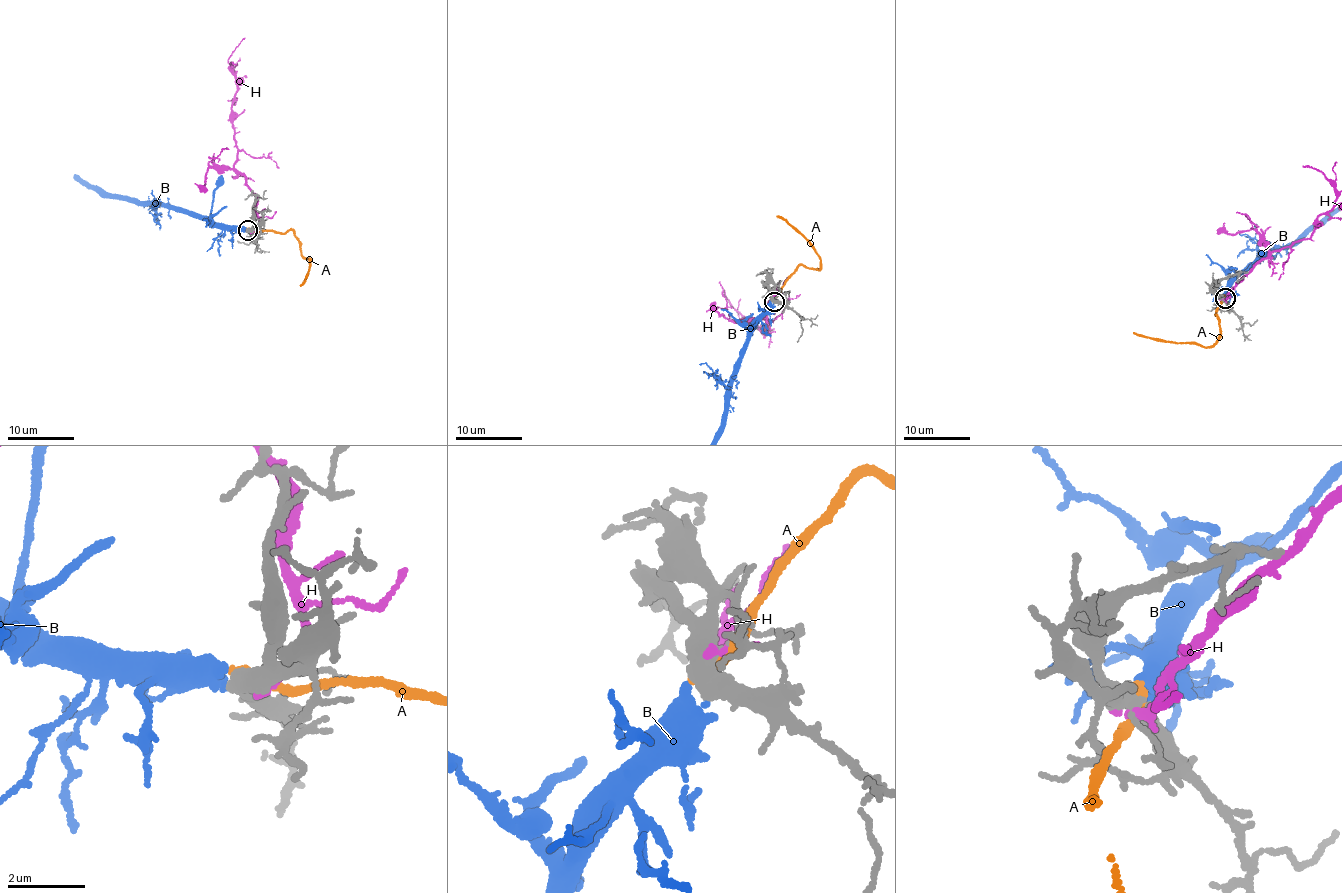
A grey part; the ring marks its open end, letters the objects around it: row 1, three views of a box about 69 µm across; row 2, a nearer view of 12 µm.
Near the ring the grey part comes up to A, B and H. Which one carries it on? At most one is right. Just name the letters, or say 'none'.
B

